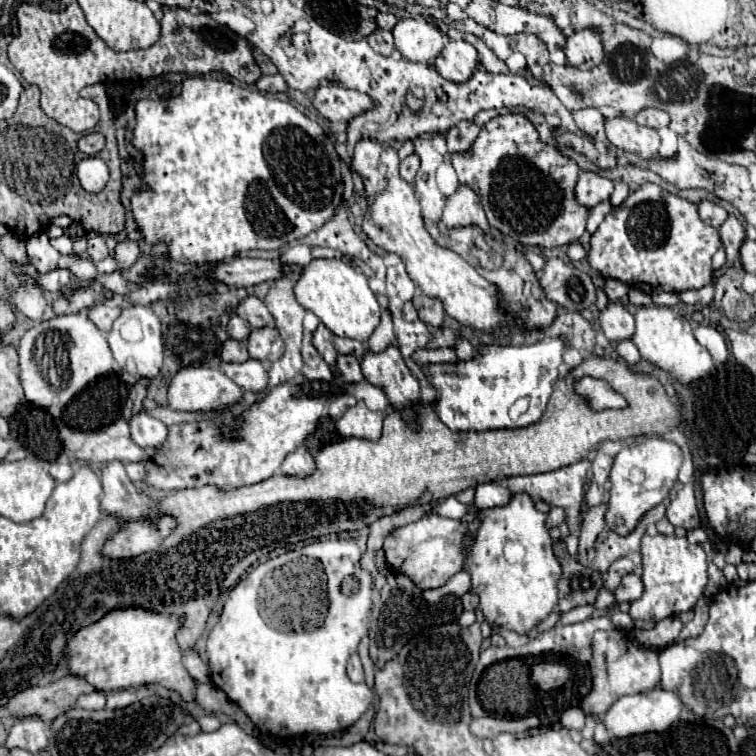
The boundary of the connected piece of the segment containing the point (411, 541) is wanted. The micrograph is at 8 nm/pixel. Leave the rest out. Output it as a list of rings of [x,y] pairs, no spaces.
[[[430,514],[389,533],[384,538],[383,551],[387,563],[397,573],[407,575],[419,589],[437,589],[463,569],[463,549],[471,545],[471,539],[465,539],[465,535],[467,525],[459,519]]]

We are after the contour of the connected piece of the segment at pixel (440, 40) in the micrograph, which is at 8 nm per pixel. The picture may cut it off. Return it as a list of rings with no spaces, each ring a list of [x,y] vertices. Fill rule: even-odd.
[[[401,19],[393,29],[393,37],[397,51],[413,63],[431,63],[445,45],[445,37],[437,27],[417,19]]]

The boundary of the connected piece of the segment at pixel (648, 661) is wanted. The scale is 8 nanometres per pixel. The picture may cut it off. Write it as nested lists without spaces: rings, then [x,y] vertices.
[[[611,629],[611,631],[597,631],[593,637],[591,675],[593,675],[593,689],[583,699],[581,709],[587,715],[589,713],[603,715],[617,697],[651,691],[659,683],[661,669],[657,661],[657,651],[643,649],[633,641],[629,641],[627,635],[623,635],[619,629]]]

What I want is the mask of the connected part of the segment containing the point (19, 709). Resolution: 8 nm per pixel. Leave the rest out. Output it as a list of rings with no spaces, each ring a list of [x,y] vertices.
[[[67,675],[45,687],[27,687],[15,693],[7,701],[5,709],[13,717],[39,717],[41,721],[51,723],[55,717],[75,707],[79,695],[91,691],[93,687],[85,679]]]

